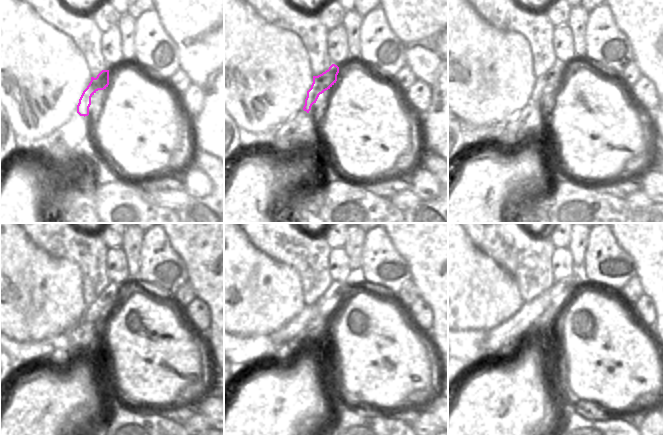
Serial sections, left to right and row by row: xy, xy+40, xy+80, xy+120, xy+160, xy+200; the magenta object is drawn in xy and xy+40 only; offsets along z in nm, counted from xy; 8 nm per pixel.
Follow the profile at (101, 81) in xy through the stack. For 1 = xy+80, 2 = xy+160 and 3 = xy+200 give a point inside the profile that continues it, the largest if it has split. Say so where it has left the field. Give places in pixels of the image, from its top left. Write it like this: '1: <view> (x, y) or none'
1: xy+80 (545, 85)
2: xy+160 (334, 296)
3: xy+200 (561, 291)

